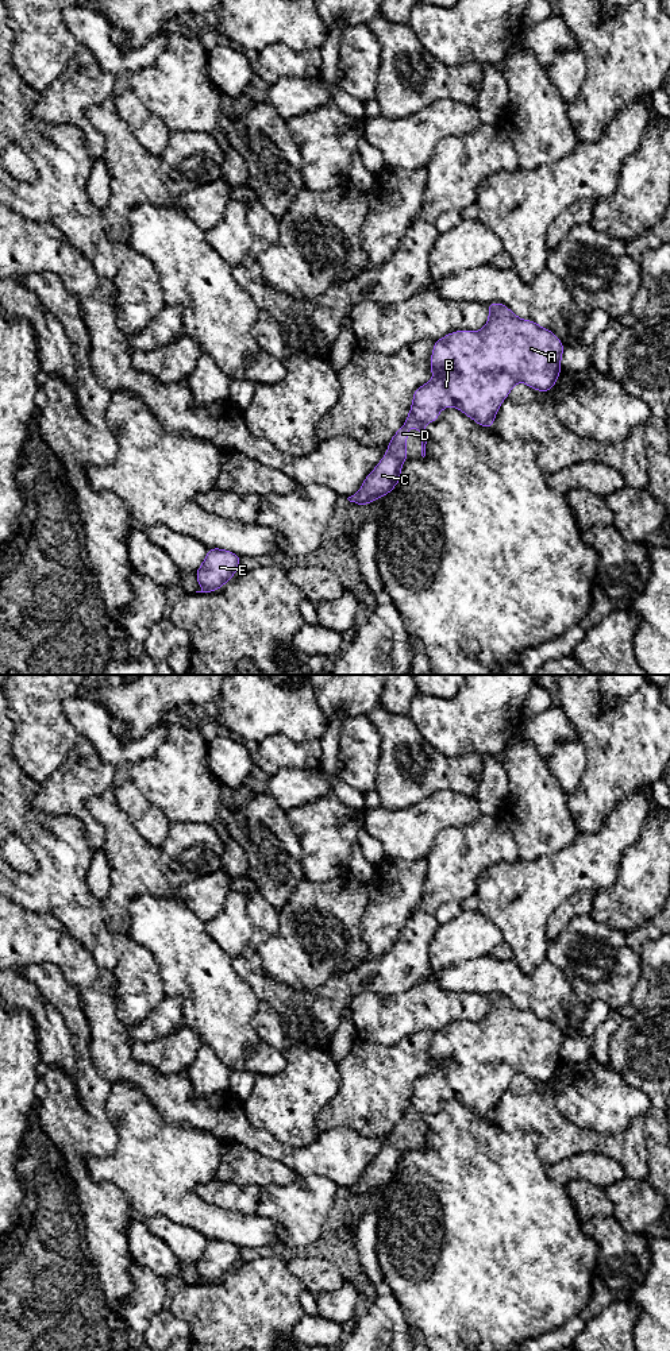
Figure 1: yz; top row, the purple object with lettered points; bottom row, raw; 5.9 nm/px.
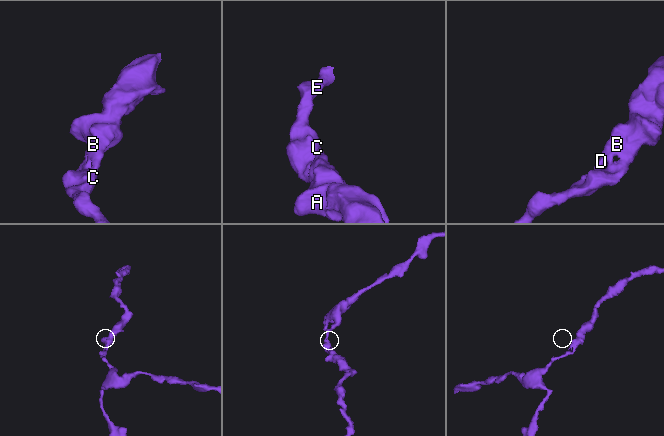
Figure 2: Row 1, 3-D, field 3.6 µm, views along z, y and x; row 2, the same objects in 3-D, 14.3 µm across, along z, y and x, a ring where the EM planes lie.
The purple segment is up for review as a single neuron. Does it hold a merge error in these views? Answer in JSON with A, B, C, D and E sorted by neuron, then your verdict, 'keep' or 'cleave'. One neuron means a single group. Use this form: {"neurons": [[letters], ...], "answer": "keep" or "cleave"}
{"neurons": [["A", "B", "C", "D", "E"]], "answer": "keep"}

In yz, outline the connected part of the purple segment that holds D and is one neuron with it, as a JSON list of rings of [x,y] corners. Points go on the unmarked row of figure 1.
[[[492,993],[488,996],[488,1001],[489,1011],[481,1022],[455,1022],[435,1032],[431,1046],[431,1064],[435,1070],[427,1073],[413,1082],[412,1097],[407,1112],[388,1134],[389,1139],[385,1147],[365,1169],[359,1182],[347,1189],[350,1193],[355,1196],[369,1196],[374,1190],[388,1186],[389,1182],[396,1178],[396,1176],[400,1173],[401,1157],[408,1147],[405,1135],[409,1118],[415,1118],[421,1124],[421,1147],[424,1149],[428,1128],[427,1123],[424,1122],[424,1116],[427,1113],[436,1112],[442,1100],[447,1097],[455,1097],[463,1105],[473,1109],[478,1116],[484,1119],[492,1119],[500,1096],[509,1086],[511,1080],[517,1073],[523,1073],[542,1084],[547,1084],[551,1078],[554,1078],[562,1062],[561,1049],[565,1037],[561,1034],[561,1031],[550,1020],[539,1018],[535,1012],[519,1010],[504,995]]]

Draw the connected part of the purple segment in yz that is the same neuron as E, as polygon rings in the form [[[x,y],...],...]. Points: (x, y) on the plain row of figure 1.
[[[211,1239],[207,1243],[205,1251],[200,1259],[195,1263],[201,1282],[196,1284],[211,1284],[219,1281],[230,1270],[234,1269],[235,1262],[239,1258],[240,1248],[220,1239]]]

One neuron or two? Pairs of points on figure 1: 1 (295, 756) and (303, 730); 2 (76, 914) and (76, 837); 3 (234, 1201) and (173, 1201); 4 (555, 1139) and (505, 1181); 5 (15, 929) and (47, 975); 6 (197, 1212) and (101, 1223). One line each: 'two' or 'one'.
1: two
2: one
3: two
4: two
5: two
6: two

